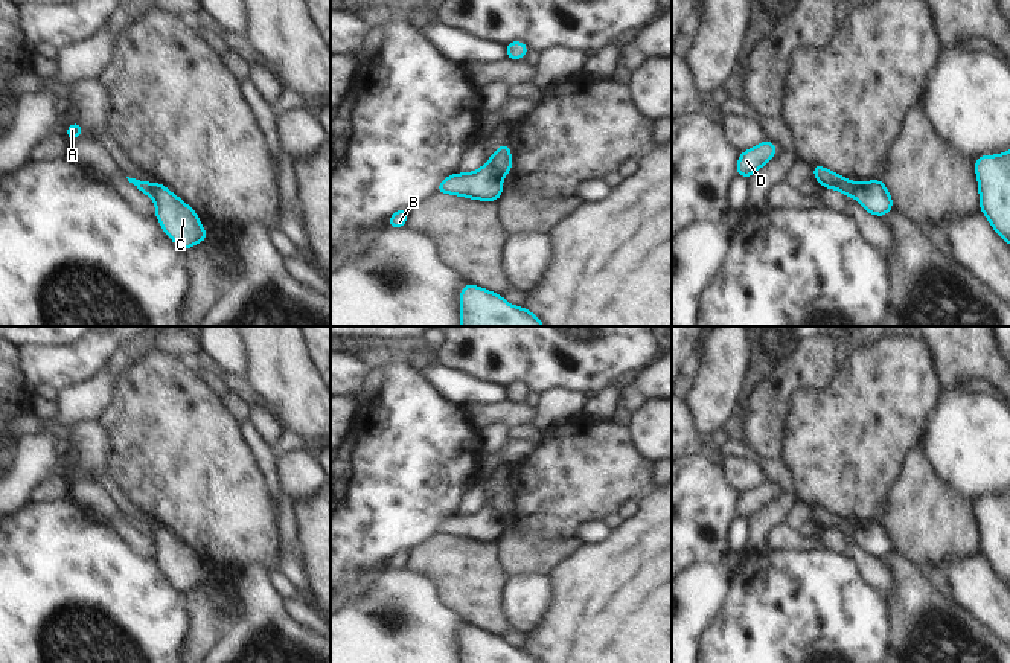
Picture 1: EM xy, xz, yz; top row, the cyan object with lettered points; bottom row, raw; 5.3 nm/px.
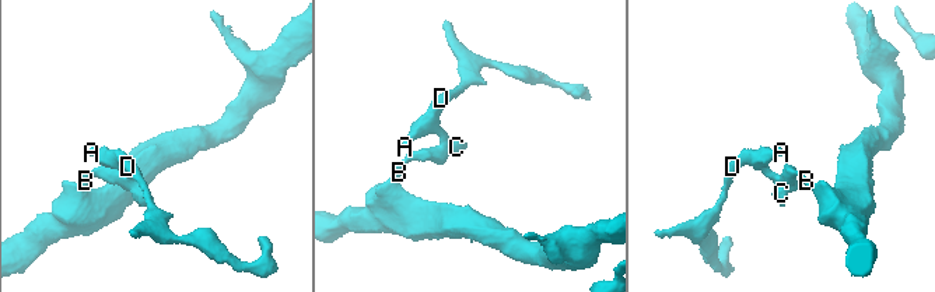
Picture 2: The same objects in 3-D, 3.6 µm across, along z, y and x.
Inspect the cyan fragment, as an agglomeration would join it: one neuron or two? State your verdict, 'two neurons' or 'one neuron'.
two neurons

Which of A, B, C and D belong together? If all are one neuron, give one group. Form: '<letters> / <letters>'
A C D / B

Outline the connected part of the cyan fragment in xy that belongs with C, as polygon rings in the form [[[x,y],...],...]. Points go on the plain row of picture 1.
[[[155,523],[151,524],[151,538],[155,544],[155,561],[161,564],[161,573],[181,591],[207,581],[207,573],[201,567],[197,553],[180,538]]]

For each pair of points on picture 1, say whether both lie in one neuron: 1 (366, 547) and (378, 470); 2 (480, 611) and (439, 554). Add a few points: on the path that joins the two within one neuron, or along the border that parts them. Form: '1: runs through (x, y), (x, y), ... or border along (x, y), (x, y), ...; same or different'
1: runs through (369, 528), (378, 515), (378, 490); same
2: runs through (474, 598), (469, 584), (453, 567); same

